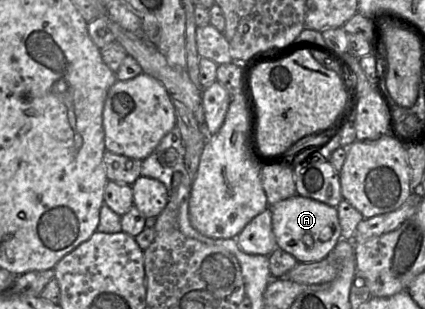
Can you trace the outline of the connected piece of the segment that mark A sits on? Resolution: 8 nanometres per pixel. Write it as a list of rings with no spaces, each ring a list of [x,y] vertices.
[[[295,194],[269,208],[276,246],[291,254],[298,262],[317,262],[324,259],[341,239],[336,207]]]

